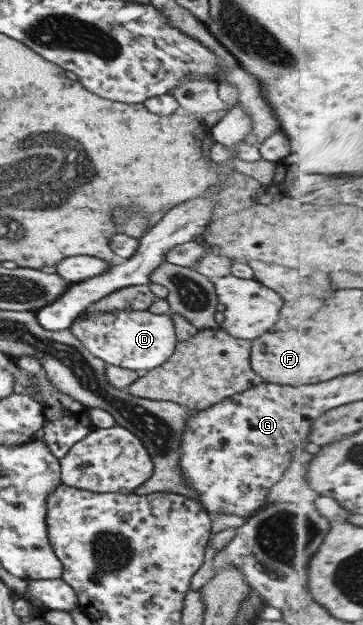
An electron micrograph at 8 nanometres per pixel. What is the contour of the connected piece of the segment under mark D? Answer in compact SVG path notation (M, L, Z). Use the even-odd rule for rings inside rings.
M124 310L116 313L79 315L68 328L91 355L105 364L145 373L162 365L175 349L174 325L169 314L154 315L144 311Z

